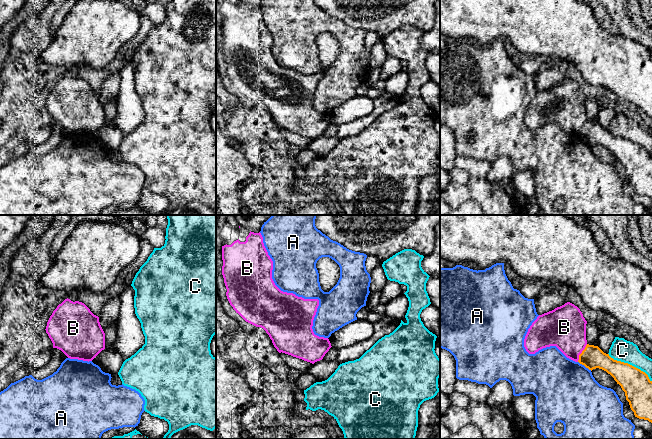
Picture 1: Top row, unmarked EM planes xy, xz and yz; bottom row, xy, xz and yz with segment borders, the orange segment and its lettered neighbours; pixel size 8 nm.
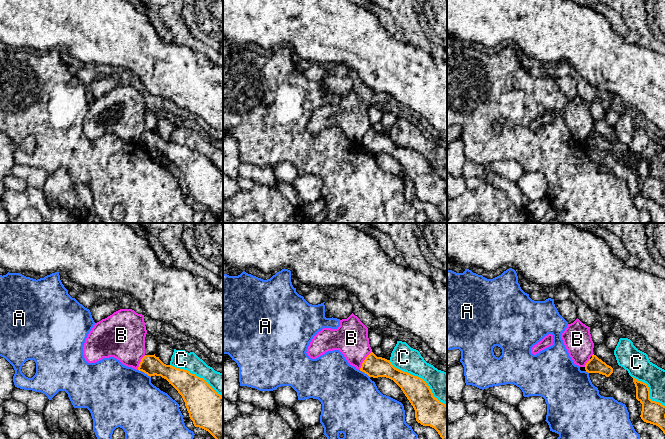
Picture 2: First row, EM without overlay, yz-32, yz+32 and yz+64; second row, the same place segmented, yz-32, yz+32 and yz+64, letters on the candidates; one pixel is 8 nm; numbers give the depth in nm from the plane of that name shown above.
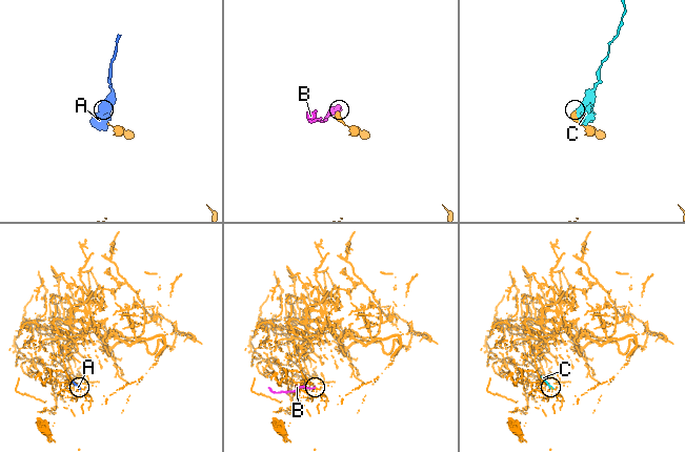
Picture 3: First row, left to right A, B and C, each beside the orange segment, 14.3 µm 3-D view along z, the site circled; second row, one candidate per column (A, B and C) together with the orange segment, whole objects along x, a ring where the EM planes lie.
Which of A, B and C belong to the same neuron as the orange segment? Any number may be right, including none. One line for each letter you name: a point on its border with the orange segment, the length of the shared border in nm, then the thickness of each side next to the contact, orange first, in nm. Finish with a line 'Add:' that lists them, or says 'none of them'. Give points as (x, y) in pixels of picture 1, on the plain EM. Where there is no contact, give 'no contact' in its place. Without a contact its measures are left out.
Add: none of them

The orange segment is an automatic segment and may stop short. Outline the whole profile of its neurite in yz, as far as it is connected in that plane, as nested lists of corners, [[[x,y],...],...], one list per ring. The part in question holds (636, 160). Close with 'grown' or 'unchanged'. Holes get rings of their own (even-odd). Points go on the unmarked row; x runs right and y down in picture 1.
[[[587,120],[578,138],[589,146],[602,145],[610,150],[625,168],[635,193],[652,199],[652,157],[640,145],[614,136],[598,122]]] | unchanged

